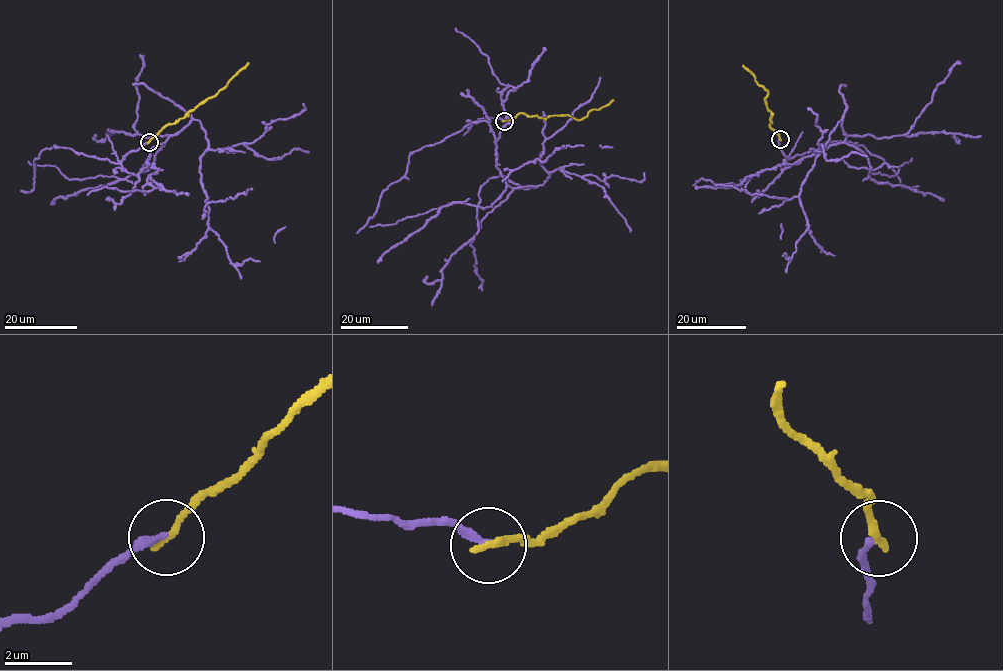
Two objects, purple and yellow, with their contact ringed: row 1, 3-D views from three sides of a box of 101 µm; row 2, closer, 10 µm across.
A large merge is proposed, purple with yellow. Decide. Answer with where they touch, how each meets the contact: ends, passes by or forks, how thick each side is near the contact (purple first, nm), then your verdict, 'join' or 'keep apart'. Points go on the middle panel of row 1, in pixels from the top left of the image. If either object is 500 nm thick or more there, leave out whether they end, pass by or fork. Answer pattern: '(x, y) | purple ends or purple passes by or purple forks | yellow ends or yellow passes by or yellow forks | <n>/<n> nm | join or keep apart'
(504, 121) | purple ends | yellow ends | 240/240 nm | keep apart

